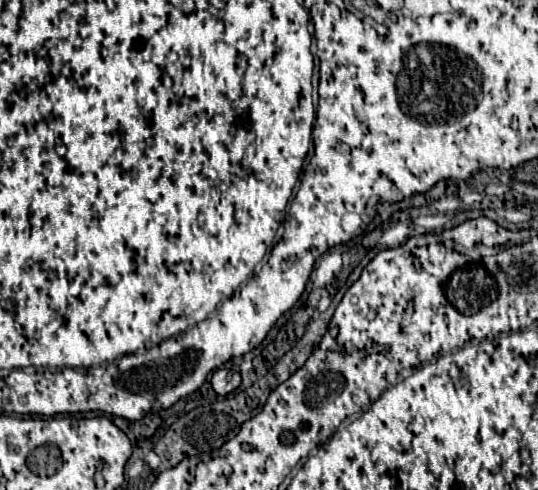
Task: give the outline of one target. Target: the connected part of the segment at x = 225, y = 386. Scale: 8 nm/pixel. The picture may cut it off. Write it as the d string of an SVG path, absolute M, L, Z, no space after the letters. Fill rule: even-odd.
M218 368L214 372L214 376L211 379L211 386L214 388L216 394L220 396L226 396L230 392L234 392L238 386L240 386L240 372L236 370L228 370L228 368Z

